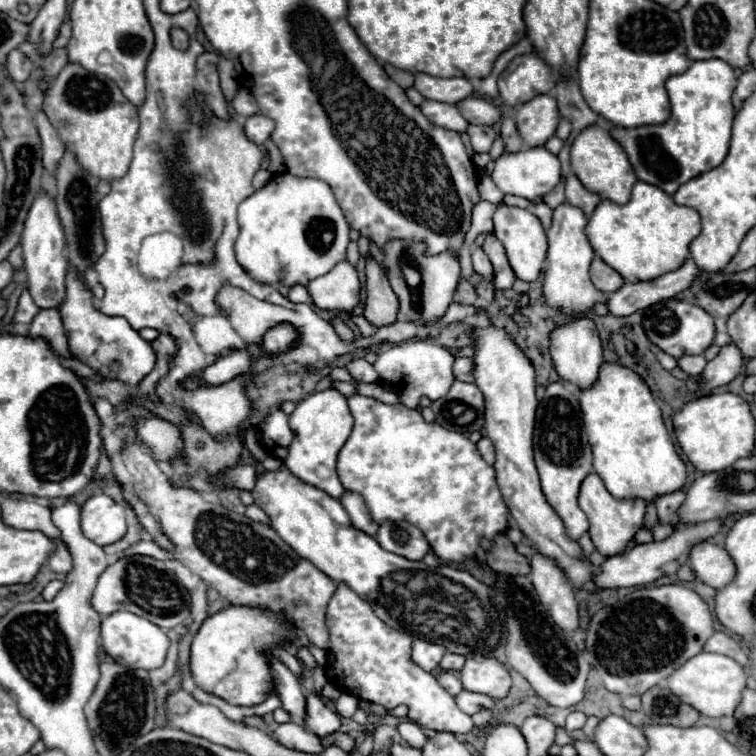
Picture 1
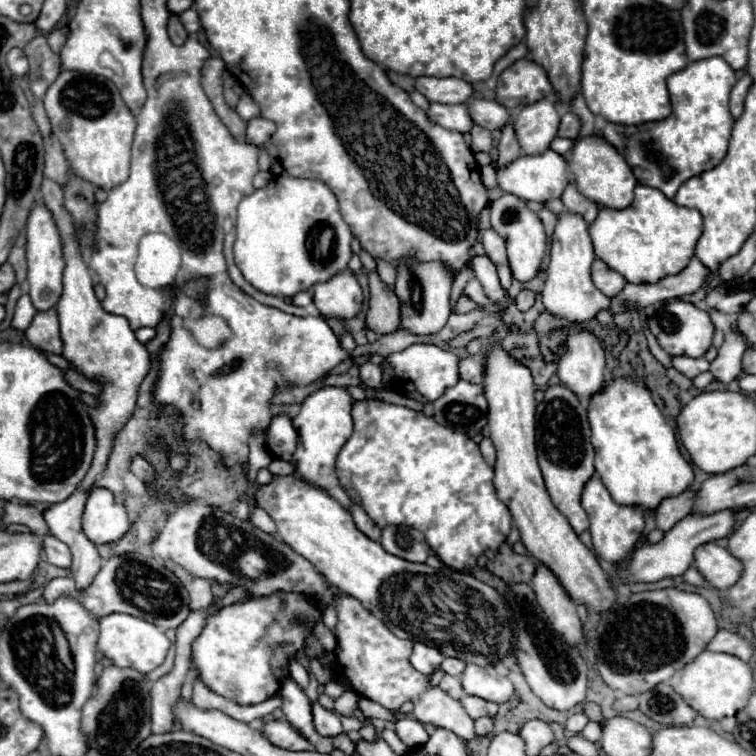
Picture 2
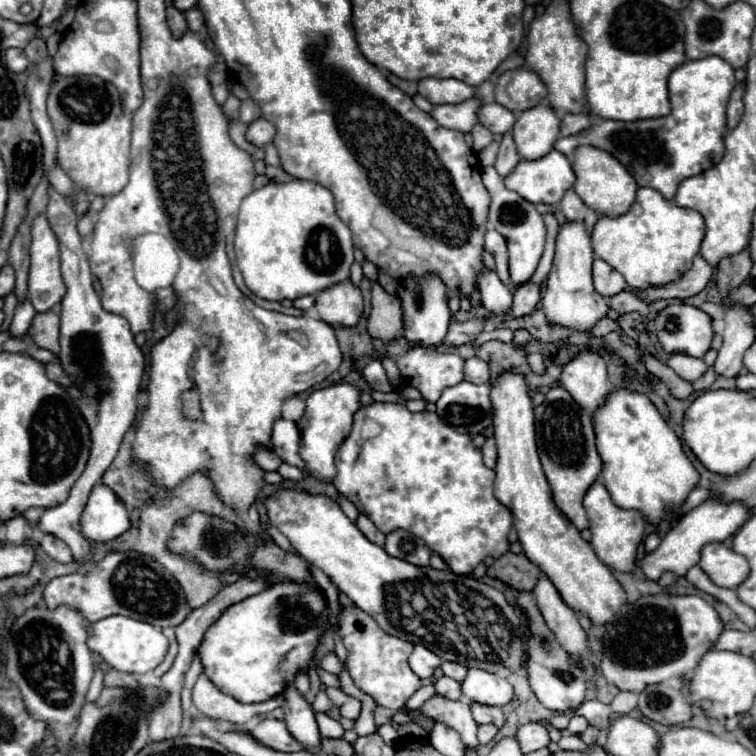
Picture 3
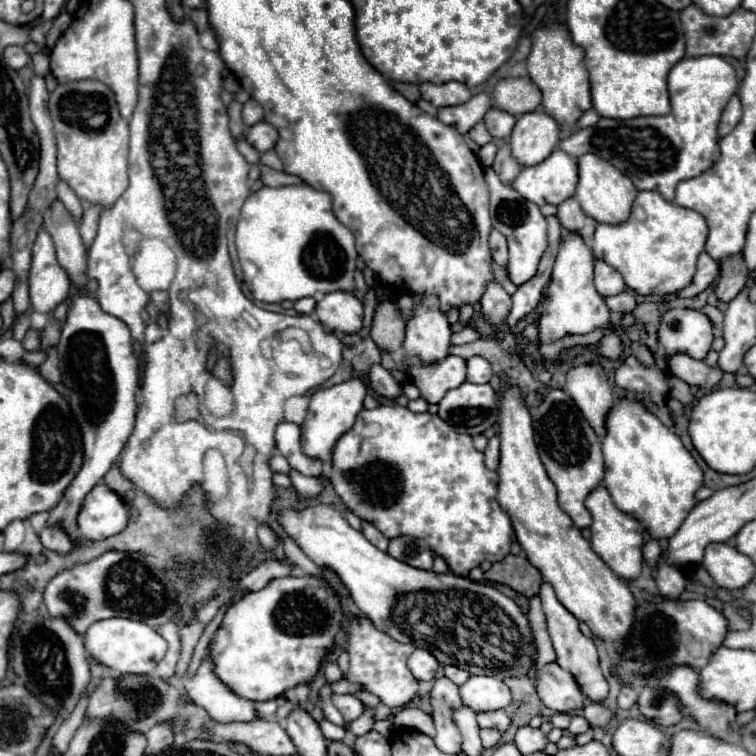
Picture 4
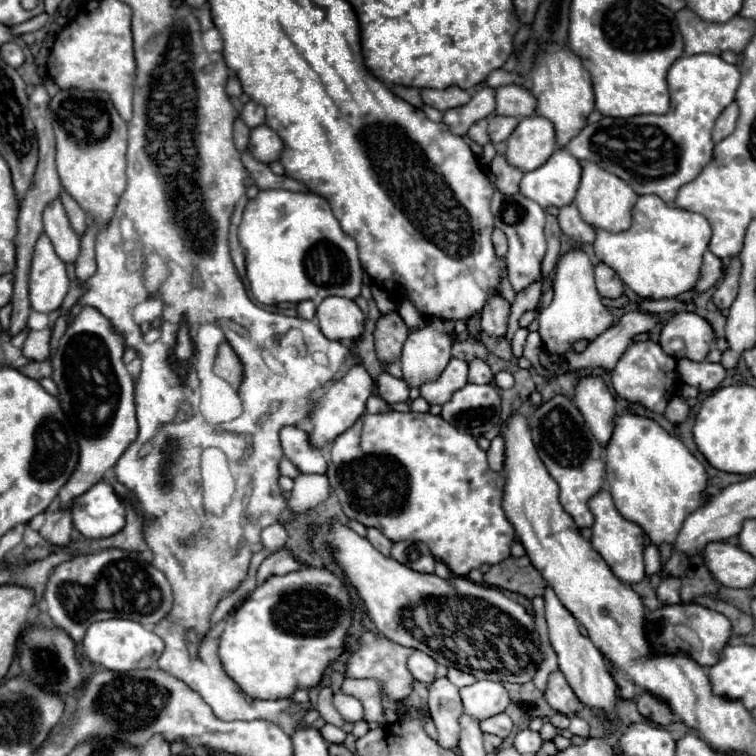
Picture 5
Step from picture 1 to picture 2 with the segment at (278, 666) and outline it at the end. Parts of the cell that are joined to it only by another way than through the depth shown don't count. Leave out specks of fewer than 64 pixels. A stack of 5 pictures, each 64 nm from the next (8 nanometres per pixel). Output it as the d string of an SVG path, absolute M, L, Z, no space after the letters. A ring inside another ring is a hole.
M284 678L280 690L282 690L282 700L284 700L282 712L286 720L290 722L290 726L298 730L298 734L302 734L306 740L314 740L316 730L314 730L314 720L310 714L312 704L302 692L302 688L292 678Z

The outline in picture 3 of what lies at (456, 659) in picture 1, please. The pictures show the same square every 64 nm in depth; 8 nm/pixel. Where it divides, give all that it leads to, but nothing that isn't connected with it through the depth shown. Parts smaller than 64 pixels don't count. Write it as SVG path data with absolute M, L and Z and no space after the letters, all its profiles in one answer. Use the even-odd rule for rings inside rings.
M444 662L444 664L442 664L442 672L444 672L446 676L454 678L456 682L462 682L462 680L466 678L466 668L460 666L460 664L456 664L456 662Z

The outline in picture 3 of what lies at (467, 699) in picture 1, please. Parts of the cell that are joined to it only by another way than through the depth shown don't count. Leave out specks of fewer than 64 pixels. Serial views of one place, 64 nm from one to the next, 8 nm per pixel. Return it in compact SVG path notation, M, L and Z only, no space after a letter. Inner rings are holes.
M472 702L472 714L478 724L494 724L496 728L502 728L506 724L506 716L498 706L482 706Z

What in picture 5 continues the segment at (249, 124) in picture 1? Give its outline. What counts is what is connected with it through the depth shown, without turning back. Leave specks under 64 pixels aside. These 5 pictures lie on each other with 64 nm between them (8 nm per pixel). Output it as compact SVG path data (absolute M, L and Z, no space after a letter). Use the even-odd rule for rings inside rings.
M262 124L262 126L254 128L250 134L250 152L258 162L272 164L280 158L282 140L278 138L278 134L272 128Z

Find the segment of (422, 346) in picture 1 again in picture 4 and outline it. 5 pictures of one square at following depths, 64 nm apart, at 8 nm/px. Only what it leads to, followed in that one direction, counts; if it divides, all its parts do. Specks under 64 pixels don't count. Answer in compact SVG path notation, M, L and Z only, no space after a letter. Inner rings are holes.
M448 356L432 366L420 364L420 360L412 358L410 362L402 362L402 368L408 370L412 382L428 404L438 404L446 396L446 390L466 382L466 360L460 356Z

